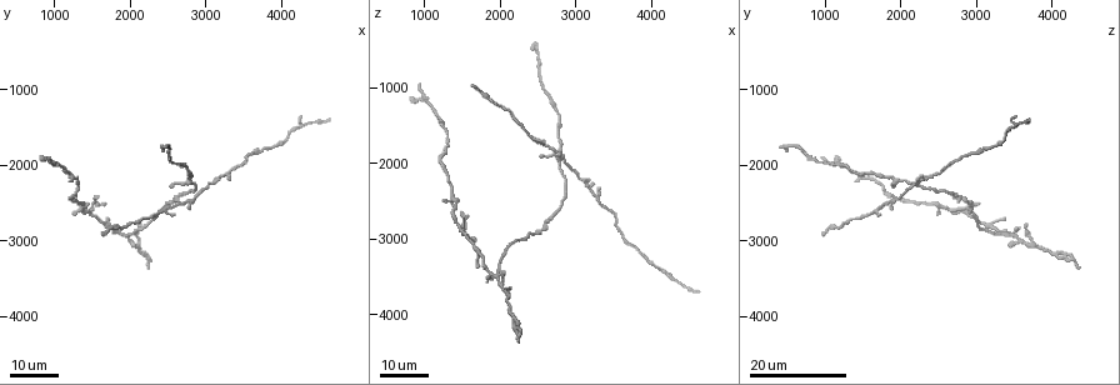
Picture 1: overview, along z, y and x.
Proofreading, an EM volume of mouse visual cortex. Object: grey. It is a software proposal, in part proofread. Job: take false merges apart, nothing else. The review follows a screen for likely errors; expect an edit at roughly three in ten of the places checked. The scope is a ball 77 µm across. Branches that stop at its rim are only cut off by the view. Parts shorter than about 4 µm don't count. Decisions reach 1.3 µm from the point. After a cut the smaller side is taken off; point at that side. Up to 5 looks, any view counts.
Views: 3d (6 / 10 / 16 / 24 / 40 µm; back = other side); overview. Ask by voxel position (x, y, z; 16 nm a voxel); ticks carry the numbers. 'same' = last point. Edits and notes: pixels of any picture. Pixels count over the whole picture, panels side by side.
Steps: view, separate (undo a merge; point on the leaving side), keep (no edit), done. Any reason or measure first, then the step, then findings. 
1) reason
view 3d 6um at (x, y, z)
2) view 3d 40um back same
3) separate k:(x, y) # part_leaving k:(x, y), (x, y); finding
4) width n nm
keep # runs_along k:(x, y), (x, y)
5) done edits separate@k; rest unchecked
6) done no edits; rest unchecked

view 3d 24um at (2100, 3000, 3750)

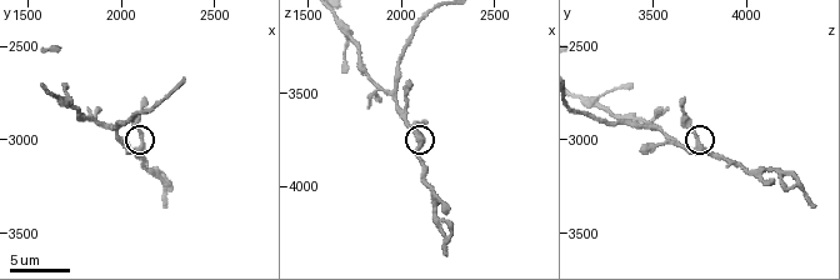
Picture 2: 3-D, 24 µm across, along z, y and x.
view 3d 6um at (2120, 3020, 3740)

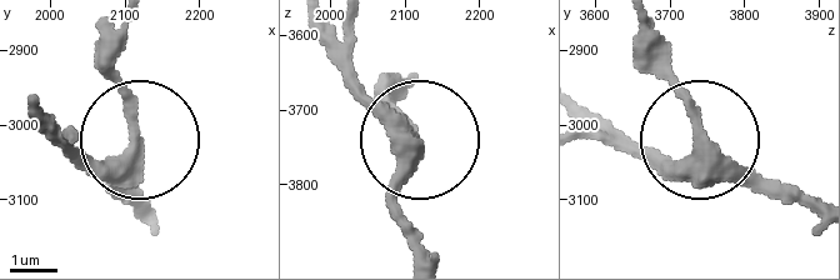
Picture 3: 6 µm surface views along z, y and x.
width 290 nm
keep # runs_along 3:(589, 108), (649, 151), (693, 146), (693, 111), (640, 55); all the same neuron

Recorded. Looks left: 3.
looks like a crossing
view 3d 24um at (1500, 2600, 2850)

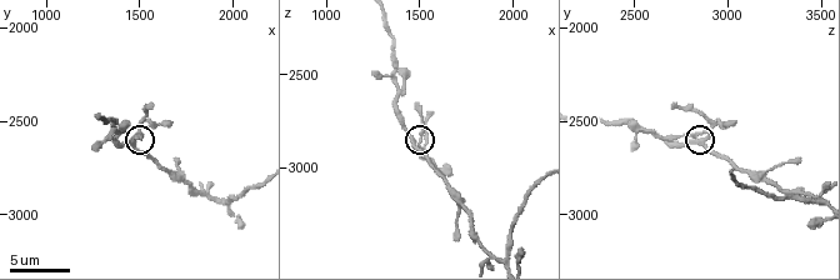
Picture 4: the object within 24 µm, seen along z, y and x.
zoom in
view 3d 6um at (1460, 2620, 2860)

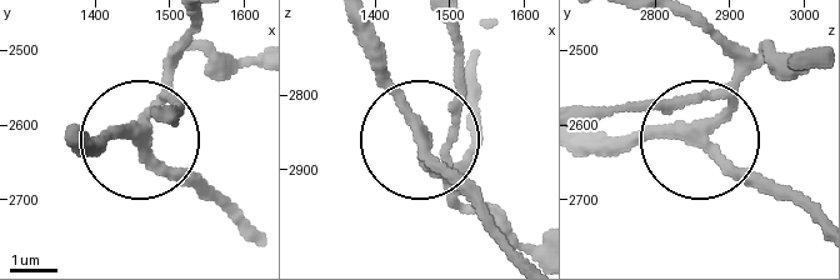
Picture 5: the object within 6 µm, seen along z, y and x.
width 240 nm
keep # continuous, no second neuron

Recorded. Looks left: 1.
done no edits; rest unchecked

